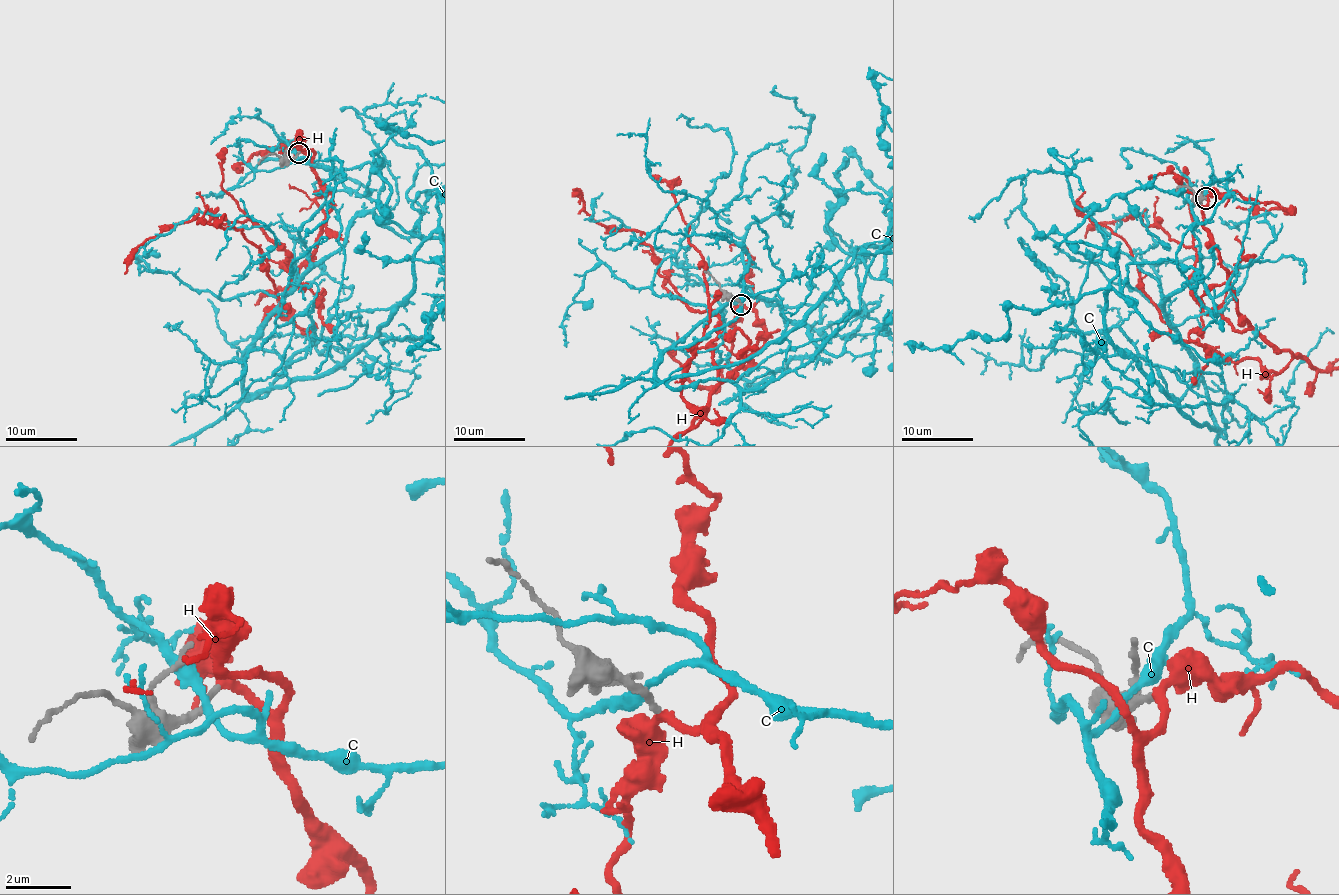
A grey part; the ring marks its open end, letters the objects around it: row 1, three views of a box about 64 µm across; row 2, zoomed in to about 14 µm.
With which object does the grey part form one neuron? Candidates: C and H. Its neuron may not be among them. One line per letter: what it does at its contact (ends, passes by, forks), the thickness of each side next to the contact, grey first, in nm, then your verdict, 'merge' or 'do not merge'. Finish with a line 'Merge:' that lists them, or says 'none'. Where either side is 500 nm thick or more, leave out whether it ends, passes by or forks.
C: it passes by; calibres 320 and 240 nm; do not merge
H: it passes by; calibres 220 and 280 nm; merge
Merge: H

